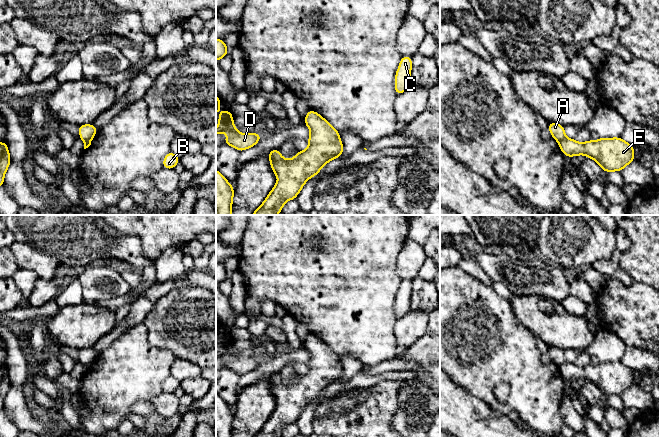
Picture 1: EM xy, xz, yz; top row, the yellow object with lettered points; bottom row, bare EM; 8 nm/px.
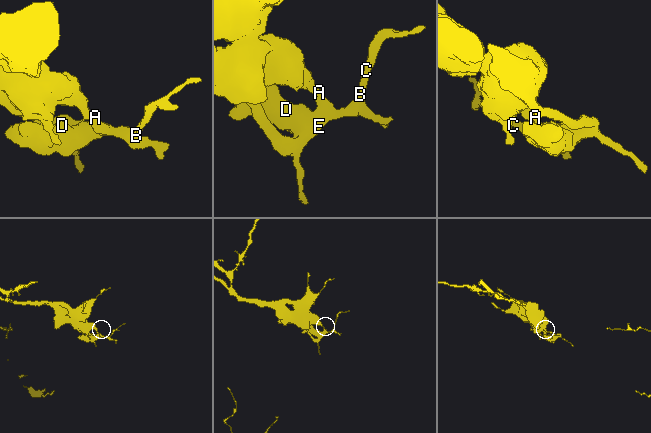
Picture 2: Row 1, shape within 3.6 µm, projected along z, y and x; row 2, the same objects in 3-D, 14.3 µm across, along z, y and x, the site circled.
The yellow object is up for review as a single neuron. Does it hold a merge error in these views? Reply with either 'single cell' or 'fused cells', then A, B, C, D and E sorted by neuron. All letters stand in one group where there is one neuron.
fused cells; groups A / B C D E

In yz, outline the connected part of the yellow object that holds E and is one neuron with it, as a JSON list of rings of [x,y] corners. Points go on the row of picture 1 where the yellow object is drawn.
[[[621,137],[599,138],[597,141],[591,139],[579,143],[574,139],[564,138],[559,142],[564,156],[572,157],[584,154],[595,160],[605,173],[610,171],[620,172],[634,158],[634,146],[625,142]]]

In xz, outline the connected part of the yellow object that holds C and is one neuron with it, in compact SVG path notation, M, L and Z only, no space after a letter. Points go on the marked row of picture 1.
M402 56L400 65L395 75L396 95L404 93L409 88L411 69L412 69L412 57Z

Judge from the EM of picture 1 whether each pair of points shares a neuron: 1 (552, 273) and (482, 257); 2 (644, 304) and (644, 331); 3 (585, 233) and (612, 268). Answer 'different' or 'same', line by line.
1: same
2: same
3: different

